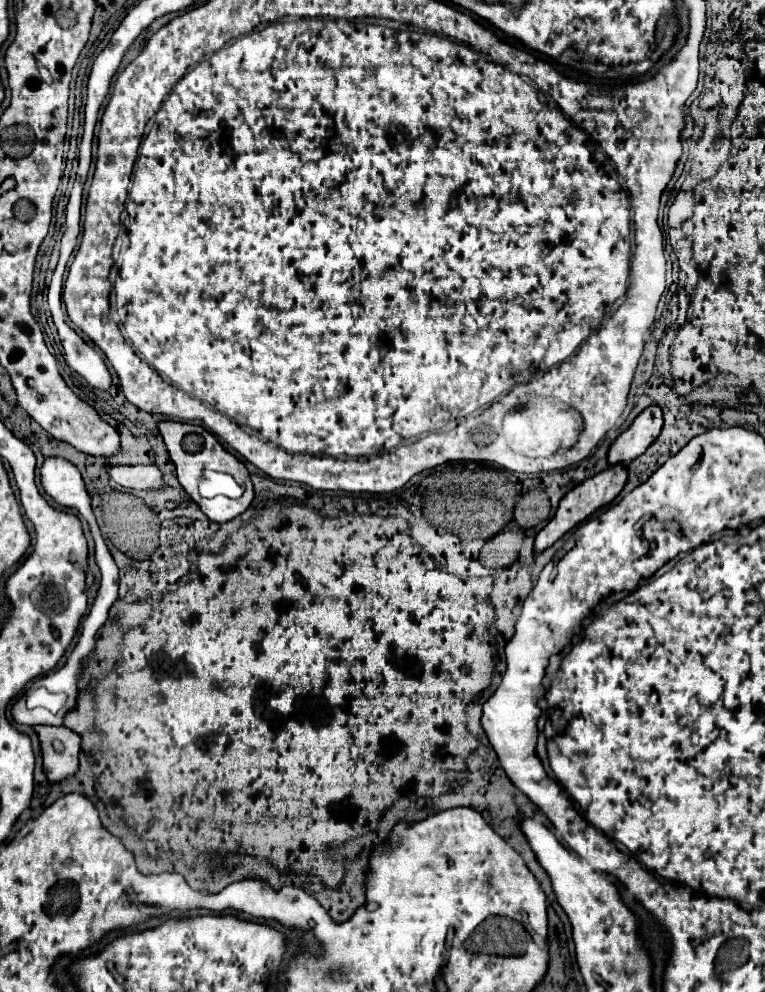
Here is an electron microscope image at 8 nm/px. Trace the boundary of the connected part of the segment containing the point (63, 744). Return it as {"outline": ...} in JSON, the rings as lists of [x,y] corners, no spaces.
{"outline":[[[36,726],[40,738],[42,766],[48,782],[62,782],[78,772],[78,754],[82,738],[60,726]]]}

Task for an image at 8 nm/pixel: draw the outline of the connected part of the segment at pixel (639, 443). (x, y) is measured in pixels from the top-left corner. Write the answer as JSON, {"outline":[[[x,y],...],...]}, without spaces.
{"outline":[[[648,406],[636,416],[632,426],[612,442],[608,450],[608,462],[612,466],[628,464],[634,458],[642,456],[644,450],[658,438],[660,430],[662,430],[662,412],[658,406]]]}

